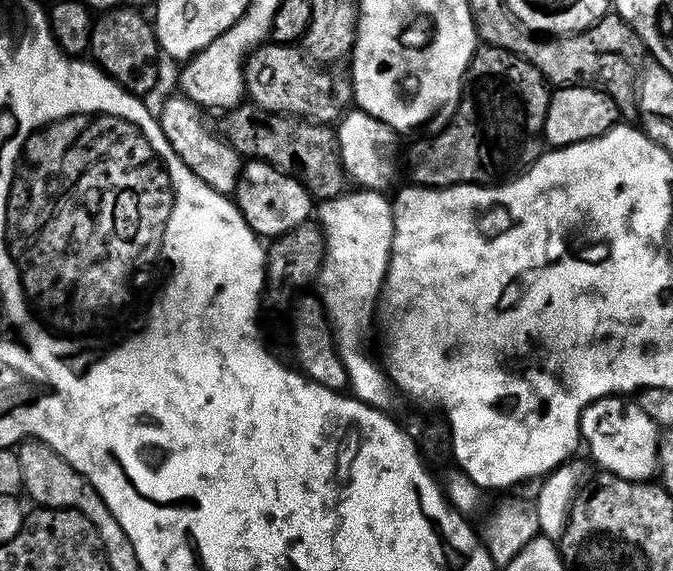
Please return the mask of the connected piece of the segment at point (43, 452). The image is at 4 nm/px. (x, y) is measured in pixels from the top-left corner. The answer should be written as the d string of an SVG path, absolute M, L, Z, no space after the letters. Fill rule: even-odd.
M29 438L15 449L15 453L18 458L18 466L22 466L23 491L28 492L30 499L37 500L35 502L37 505L57 510L77 508L83 516L94 522L112 520L106 502L102 502L102 498L96 493L94 486L90 486L88 479L82 474L78 474L78 470L74 470L70 466L70 462L62 459L53 448L46 446L41 440Z

